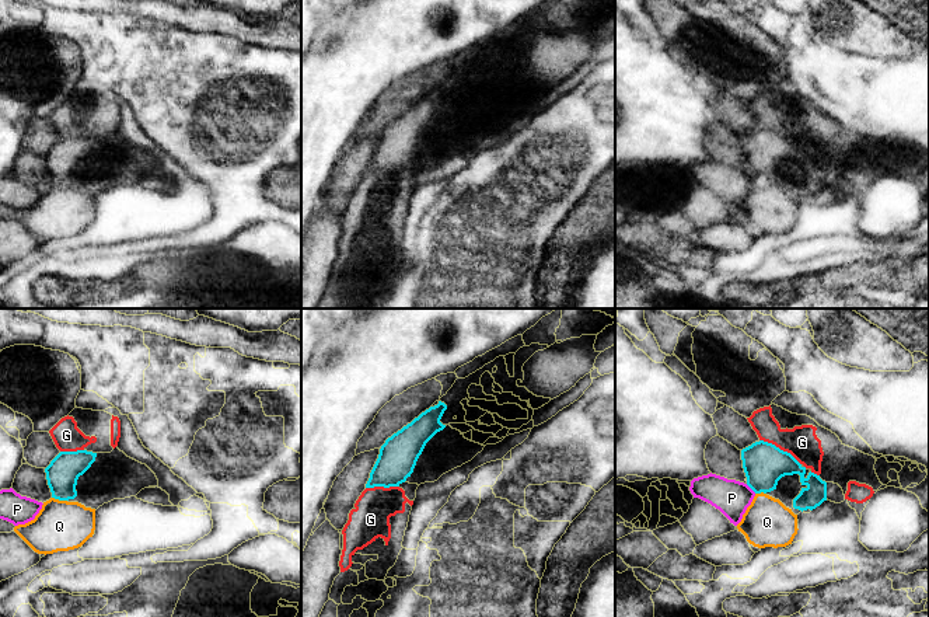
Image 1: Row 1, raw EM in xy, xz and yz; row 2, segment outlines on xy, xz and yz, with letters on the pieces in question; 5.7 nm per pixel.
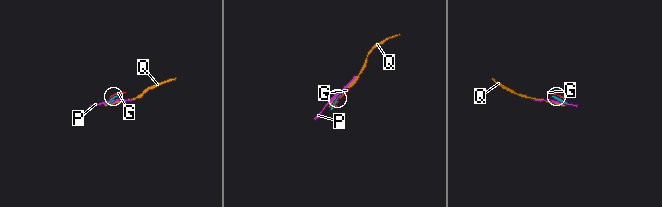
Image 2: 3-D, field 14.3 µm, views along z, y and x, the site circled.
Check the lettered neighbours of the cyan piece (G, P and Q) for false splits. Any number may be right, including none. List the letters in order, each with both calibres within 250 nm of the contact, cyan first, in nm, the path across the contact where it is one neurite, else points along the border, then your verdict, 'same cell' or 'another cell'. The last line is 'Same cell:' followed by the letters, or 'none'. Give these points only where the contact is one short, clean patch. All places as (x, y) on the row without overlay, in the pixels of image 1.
G: calibres 240 and 190 nm; another cell
P: calibres 240 and 200 nm; border yz (746, 170), (755, 178); another cell
Q: calibres 190 and 280 nm; another cell
Same cell: none

